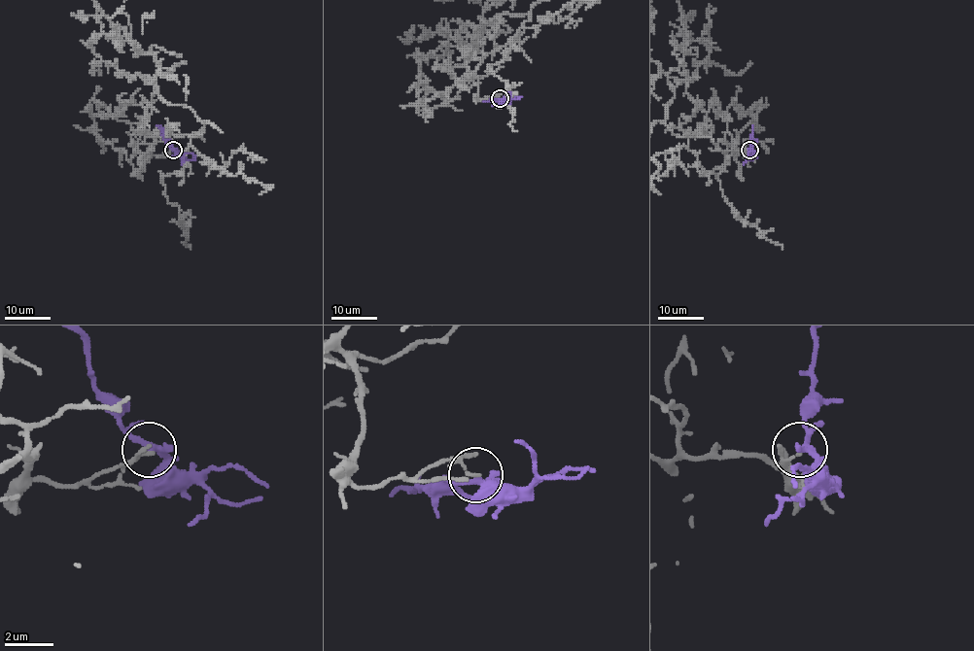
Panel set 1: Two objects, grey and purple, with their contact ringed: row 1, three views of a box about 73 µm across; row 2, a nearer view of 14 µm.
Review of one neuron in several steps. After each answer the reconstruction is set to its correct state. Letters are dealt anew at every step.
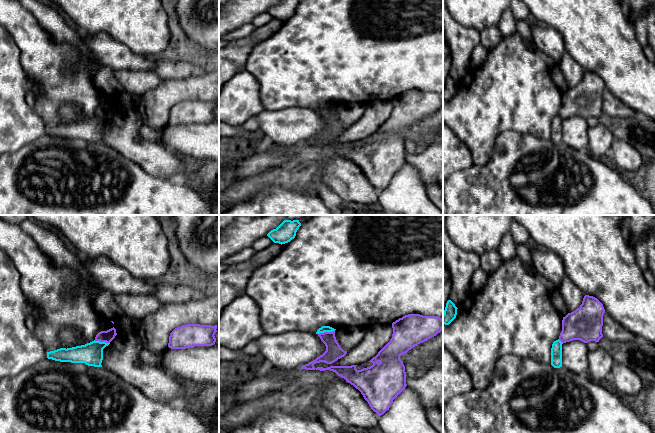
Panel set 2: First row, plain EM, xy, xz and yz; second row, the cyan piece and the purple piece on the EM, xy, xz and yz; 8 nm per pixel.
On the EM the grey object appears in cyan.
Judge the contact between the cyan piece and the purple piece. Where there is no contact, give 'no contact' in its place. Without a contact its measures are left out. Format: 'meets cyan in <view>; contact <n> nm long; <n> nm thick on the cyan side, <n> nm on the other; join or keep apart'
meets cyan in xz; contact 140 nm long; 50 nm thick on the cyan side, 130 nm on the other; keep apart

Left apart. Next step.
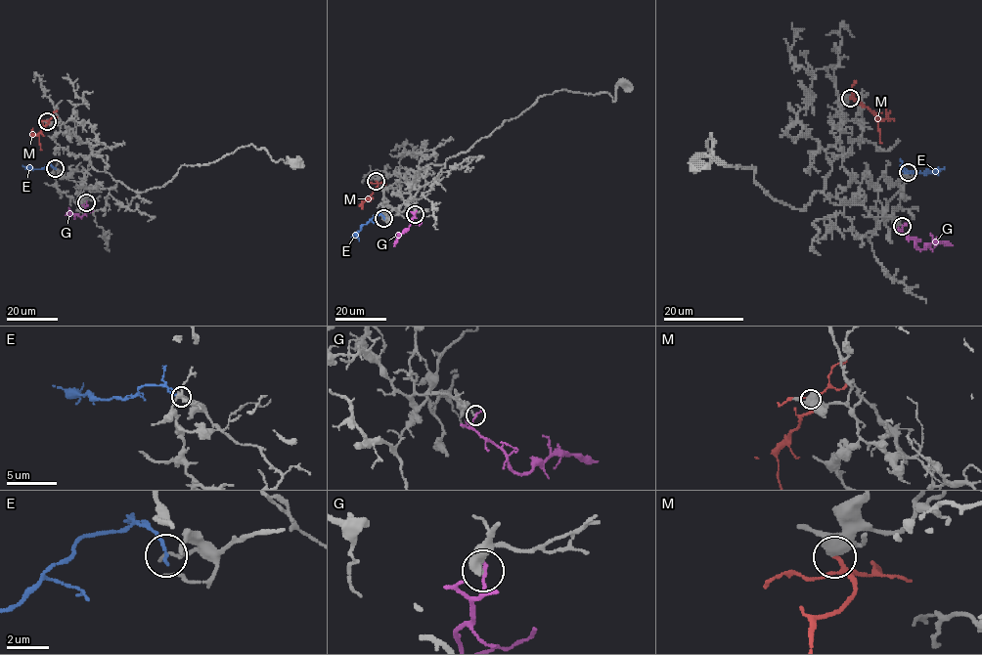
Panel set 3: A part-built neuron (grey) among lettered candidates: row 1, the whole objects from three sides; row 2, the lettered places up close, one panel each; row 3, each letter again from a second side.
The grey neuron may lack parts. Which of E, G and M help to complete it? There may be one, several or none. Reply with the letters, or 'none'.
M

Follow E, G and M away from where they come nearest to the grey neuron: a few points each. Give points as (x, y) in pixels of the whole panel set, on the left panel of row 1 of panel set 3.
E: (56, 168), (46, 165), (35, 169), (28, 167), (29, 164)
G: (86, 202), (80, 218), (70, 212), (65, 214)
M: (47, 120), (50, 122), (39, 135), (41, 150)

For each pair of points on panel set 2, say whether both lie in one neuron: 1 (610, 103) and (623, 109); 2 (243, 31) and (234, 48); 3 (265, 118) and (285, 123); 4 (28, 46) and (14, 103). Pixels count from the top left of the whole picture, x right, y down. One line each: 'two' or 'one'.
1: one
2: two
3: one
4: two

